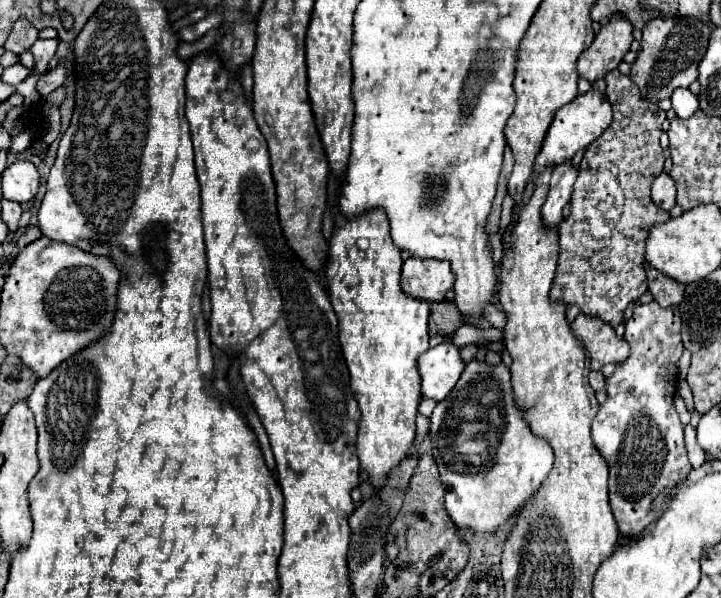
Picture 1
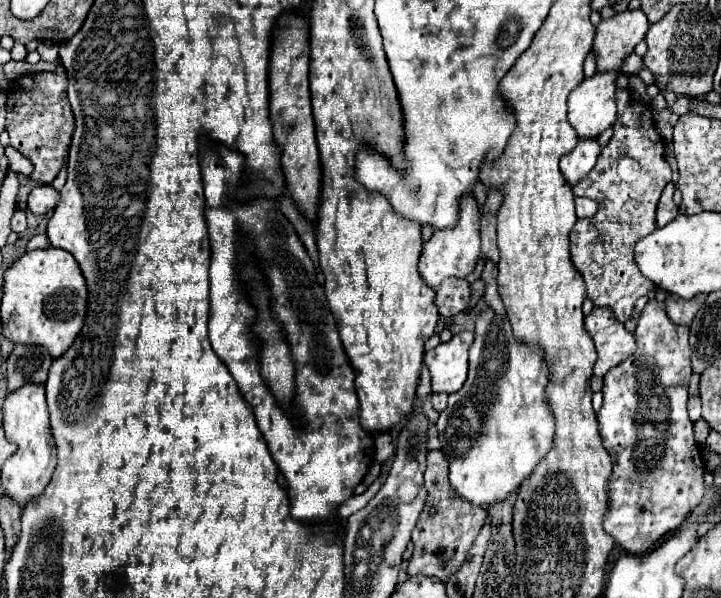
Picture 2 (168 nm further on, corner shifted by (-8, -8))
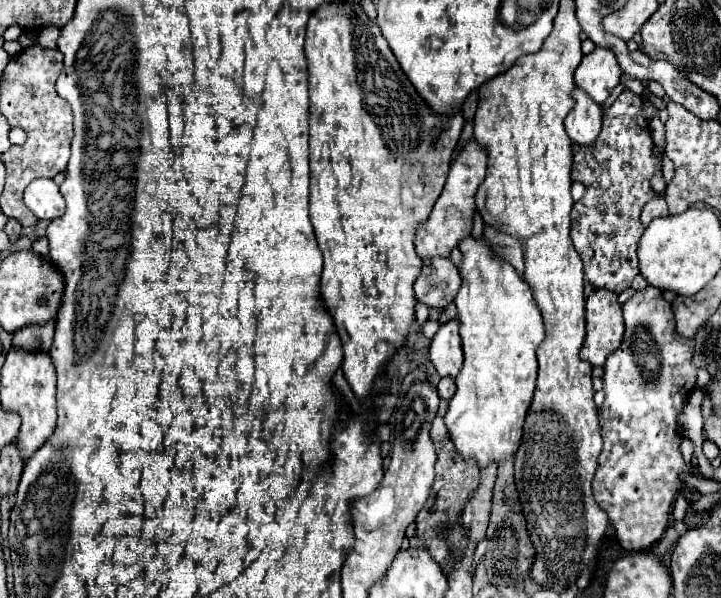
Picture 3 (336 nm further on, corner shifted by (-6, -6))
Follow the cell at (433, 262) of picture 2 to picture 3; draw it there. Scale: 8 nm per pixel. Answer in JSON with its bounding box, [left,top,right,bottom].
[415,138,487,258]

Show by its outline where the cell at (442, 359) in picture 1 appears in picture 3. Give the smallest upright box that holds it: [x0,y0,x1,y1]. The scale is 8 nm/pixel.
[431,322,463,376]

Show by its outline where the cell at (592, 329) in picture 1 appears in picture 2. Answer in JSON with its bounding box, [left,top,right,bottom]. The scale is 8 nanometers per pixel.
[585,308,635,376]

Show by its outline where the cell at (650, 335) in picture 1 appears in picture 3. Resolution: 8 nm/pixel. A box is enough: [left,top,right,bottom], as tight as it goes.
[593,286,697,550]

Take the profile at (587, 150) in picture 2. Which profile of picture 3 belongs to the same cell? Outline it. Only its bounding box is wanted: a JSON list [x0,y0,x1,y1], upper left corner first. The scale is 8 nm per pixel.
[565,88,601,146]

